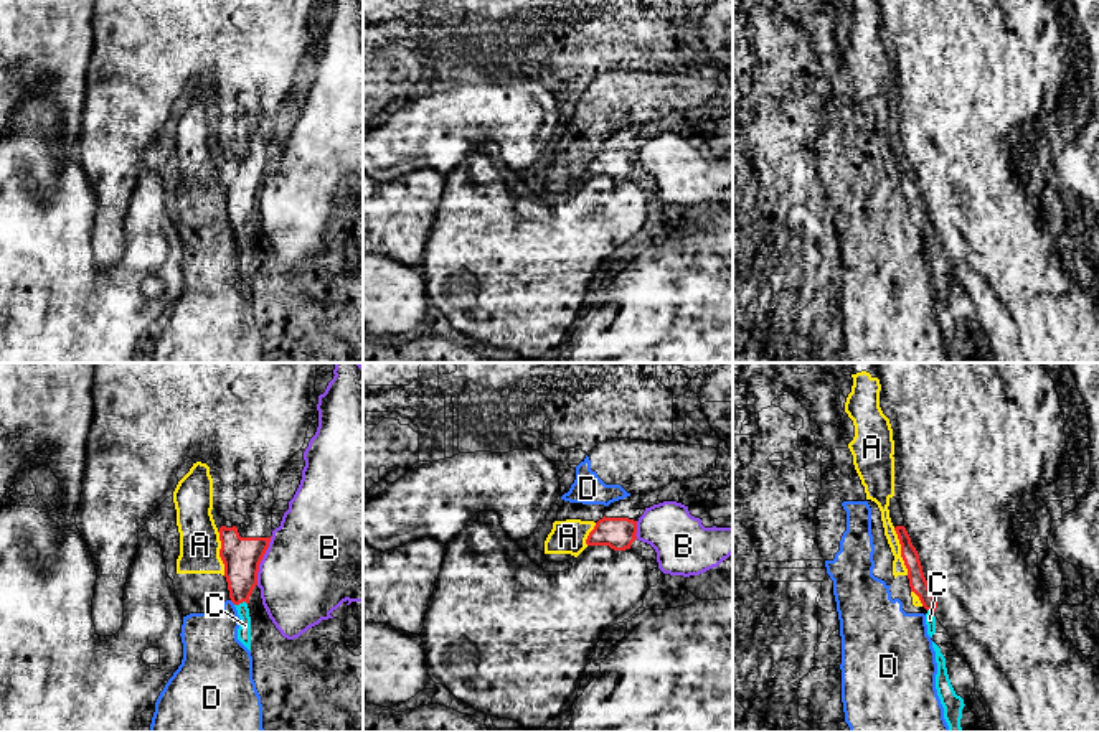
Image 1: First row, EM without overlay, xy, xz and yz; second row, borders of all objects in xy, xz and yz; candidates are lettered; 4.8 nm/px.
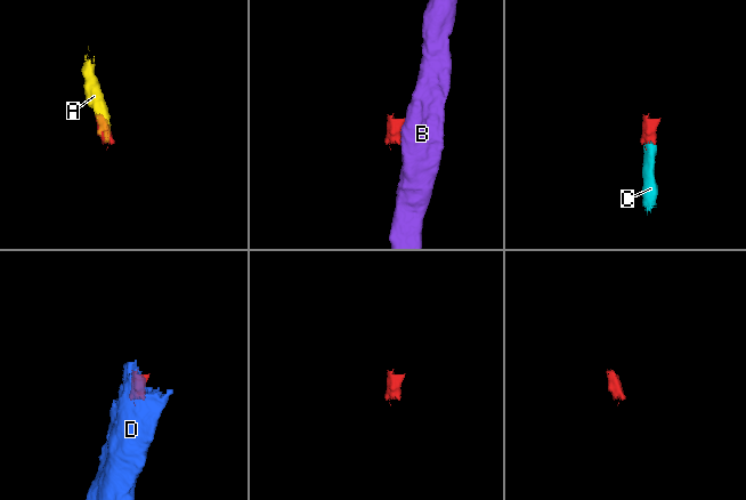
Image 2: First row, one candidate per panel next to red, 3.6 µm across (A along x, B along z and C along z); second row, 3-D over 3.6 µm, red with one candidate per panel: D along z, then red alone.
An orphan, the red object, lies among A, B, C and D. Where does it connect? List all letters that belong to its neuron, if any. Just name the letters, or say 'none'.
C

